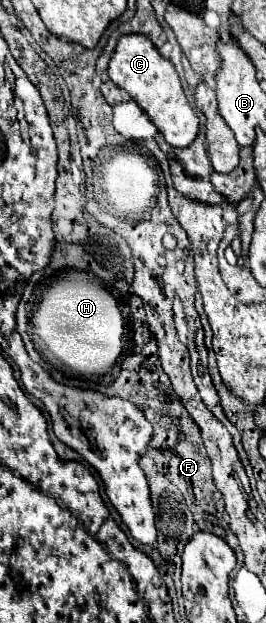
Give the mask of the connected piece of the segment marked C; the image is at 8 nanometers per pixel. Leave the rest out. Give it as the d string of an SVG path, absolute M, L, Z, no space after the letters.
M139 34L121 36L109 60L107 72L109 78L119 88L127 90L129 96L149 114L151 122L157 126L157 130L171 146L185 148L195 140L199 132L199 118L183 94L181 80L175 66L157 52L157 48L149 42L149 38Z

